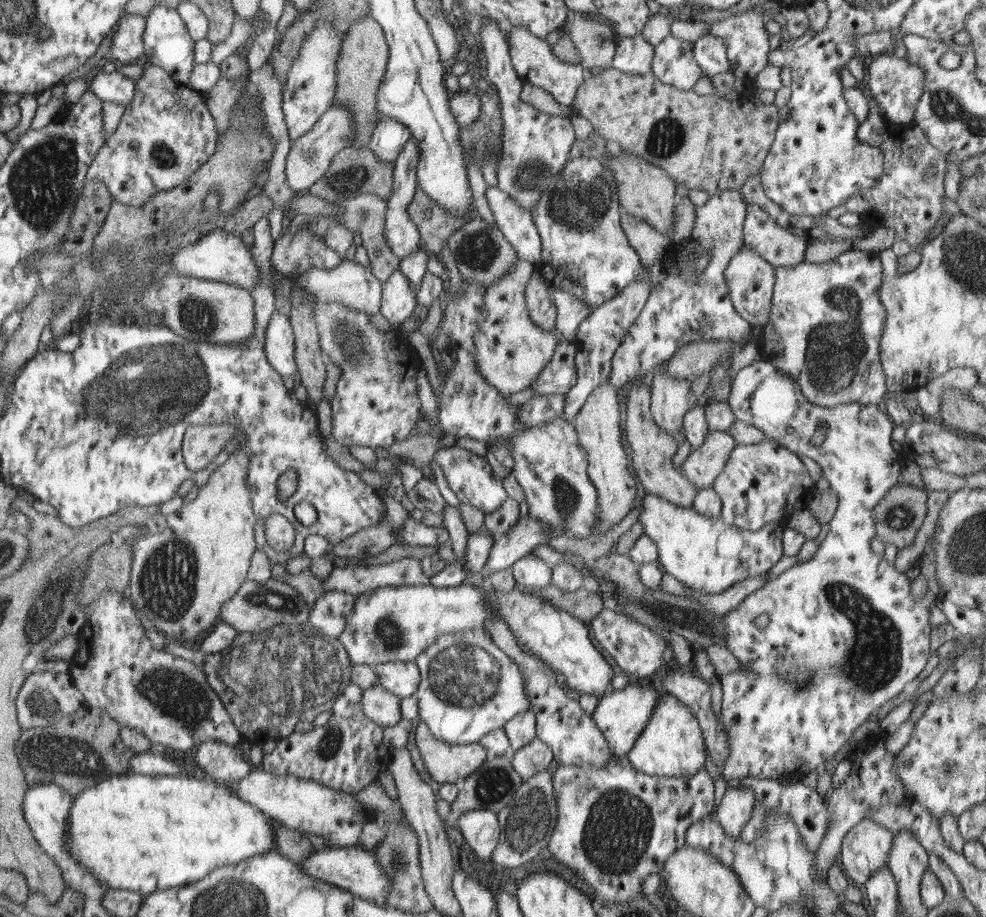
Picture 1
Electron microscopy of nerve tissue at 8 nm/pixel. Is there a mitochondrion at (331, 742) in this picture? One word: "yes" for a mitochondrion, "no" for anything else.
yes

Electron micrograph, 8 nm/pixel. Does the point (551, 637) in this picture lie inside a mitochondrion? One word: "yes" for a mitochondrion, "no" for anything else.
no

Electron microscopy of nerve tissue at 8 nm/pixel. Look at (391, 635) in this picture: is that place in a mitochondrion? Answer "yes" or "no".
yes

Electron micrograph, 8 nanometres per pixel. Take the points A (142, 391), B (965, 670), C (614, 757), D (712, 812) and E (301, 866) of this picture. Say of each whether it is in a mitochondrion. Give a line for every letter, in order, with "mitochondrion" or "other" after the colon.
A: mitochondrion
B: other
C: other
D: other
E: other

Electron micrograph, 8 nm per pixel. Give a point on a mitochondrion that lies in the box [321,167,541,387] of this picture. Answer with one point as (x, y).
(477, 251)

